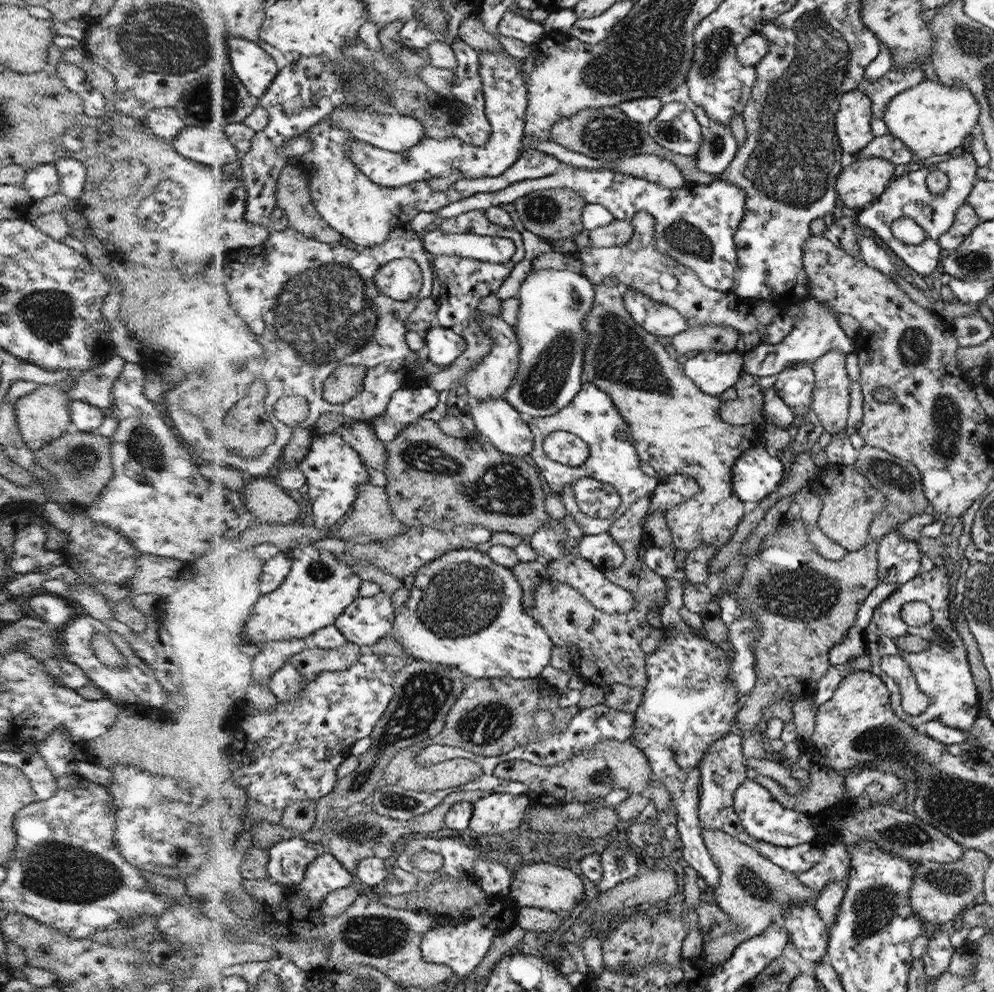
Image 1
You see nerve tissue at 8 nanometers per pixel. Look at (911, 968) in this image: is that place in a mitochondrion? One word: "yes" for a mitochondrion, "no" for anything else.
no

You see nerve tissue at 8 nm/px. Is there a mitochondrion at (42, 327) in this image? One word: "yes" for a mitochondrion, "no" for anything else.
yes

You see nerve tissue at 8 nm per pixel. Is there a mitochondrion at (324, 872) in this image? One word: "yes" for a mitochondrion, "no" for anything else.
no

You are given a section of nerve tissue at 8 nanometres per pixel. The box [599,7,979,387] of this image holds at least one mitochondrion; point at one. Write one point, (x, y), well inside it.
(714, 49)

